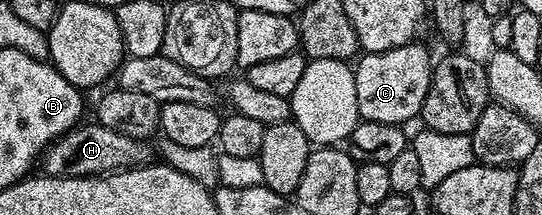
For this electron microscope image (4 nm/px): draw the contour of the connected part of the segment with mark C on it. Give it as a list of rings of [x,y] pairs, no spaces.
[[[412,41],[388,51],[364,54],[354,64],[353,70],[357,81],[357,109],[360,120],[407,125],[414,115],[416,118],[422,112],[425,105],[433,74],[433,58],[431,59],[430,53],[419,41]]]

